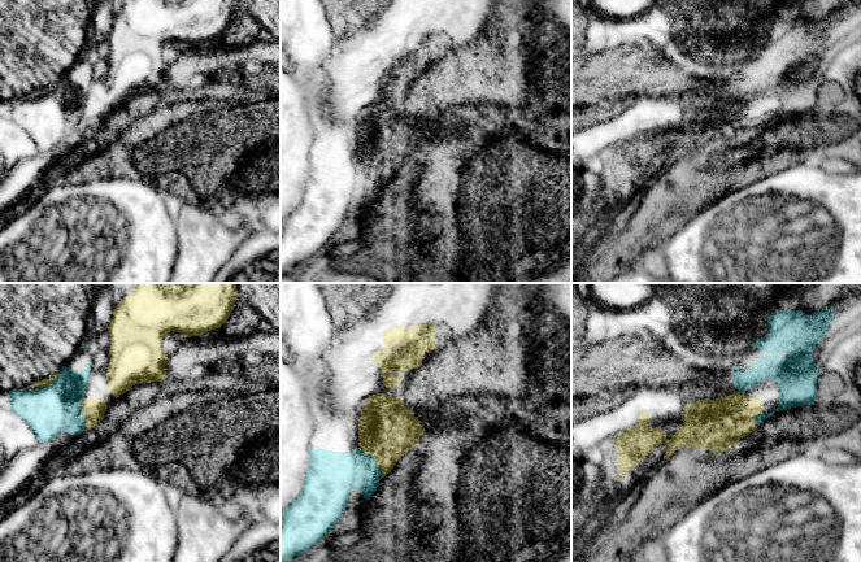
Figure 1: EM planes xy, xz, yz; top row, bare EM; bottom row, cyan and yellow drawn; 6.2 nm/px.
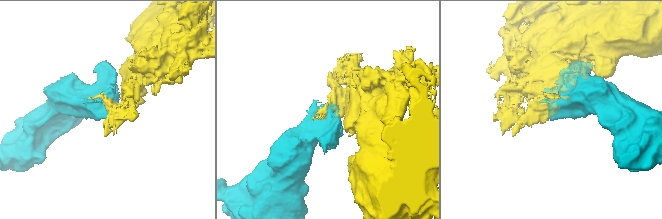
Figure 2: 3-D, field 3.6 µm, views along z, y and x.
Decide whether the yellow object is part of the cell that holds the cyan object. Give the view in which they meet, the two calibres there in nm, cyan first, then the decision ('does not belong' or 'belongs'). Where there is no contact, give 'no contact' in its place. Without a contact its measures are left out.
meets cyan in xz; 280 nm thick on the cyan side, 360 nm on the other; does not belong

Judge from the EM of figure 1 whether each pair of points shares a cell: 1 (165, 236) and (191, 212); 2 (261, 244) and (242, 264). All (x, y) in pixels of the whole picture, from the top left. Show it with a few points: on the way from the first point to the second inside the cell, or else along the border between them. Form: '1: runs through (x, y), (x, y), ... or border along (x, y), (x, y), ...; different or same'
1: border along (175, 221), (177, 256), (174, 258); different
2: runs through (256, 249), (247, 258); same

